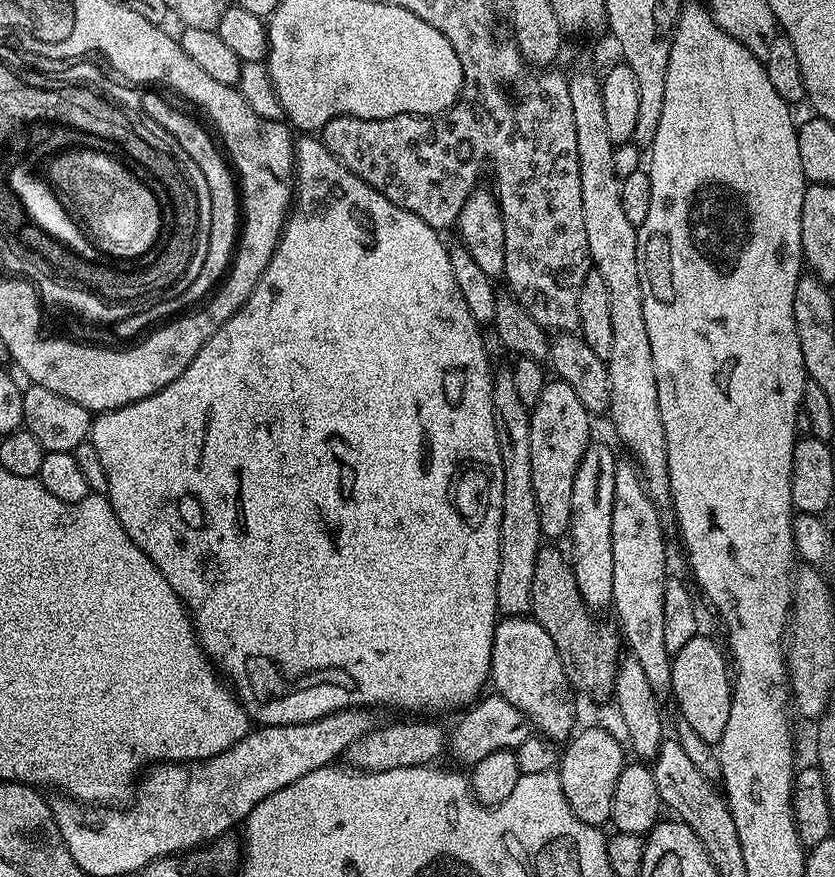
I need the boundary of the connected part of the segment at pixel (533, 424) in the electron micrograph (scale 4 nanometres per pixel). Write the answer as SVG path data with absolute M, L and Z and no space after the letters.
M559 378L547 381L542 396L530 409L530 471L534 474L534 499L538 501L538 522L541 533L564 536L570 526L574 474L582 462L592 436L593 417L582 406L574 389Z

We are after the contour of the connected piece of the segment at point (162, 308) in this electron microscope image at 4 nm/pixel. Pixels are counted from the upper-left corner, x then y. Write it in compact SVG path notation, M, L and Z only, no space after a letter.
M147 96L142 102L144 113L150 118L154 118L154 122L158 122L158 126L162 126L162 130L166 130L174 137L178 146L182 146L182 150L186 150L186 154L190 154L190 158L194 158L194 166L198 166L198 170L202 170L202 178L206 178L206 190L210 190L210 242L206 242L206 262L202 262L202 270L198 274L198 278L194 278L194 282L190 282L190 286L184 291L183 296L173 300L164 300L158 306L151 308L150 311L139 312L133 316L127 316L124 320L116 321L114 331L124 339L121 340L124 342L139 337L153 323L153 321L151 322L152 316L156 322L164 322L183 313L185 302L192 304L188 306L199 305L223 281L228 269L232 267L232 257L236 254L236 241L242 227L242 193L238 187L237 177L234 175L233 165L229 163L225 153L218 147L213 133L207 127L204 129L194 117L187 116L182 109L175 108L174 105L175 103L156 96Z

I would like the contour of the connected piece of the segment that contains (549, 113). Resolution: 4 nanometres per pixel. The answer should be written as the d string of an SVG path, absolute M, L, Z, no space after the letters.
M542 70L532 76L534 86L526 89L518 89L516 92L516 101L511 104L510 101L504 100L500 104L500 112L492 113L490 109L482 109L476 120L476 124L465 124L462 120L456 120L452 123L438 120L433 122L429 116L395 116L385 120L363 120L357 116L335 116L322 129L322 139L329 150L343 162L346 167L358 178L362 178L374 190L378 190L390 202L402 206L402 210L410 210L410 214L418 214L422 222L426 222L430 227L437 230L451 229L460 217L462 206L466 206L466 198L481 183L480 171L484 168L487 160L492 160L492 176L496 179L494 191L496 199L500 201L500 209L504 215L504 225L506 226L506 281L508 280L507 291L515 296L517 302L528 311L530 318L538 322L541 328L545 330L555 330L561 332L576 332L580 327L578 318L578 294L586 274L592 268L592 259L590 250L586 242L586 222L582 222L582 178L578 170L578 137L574 131L574 109L570 103L570 86L568 85L568 76L565 73L552 72L556 70Z

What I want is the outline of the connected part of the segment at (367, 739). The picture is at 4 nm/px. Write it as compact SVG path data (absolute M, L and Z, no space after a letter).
M408 718L405 724L378 726L367 732L358 742L354 742L346 753L346 760L351 767L362 772L381 772L399 768L422 768L437 763L440 755L446 752L446 728L440 724L431 724L428 718Z

